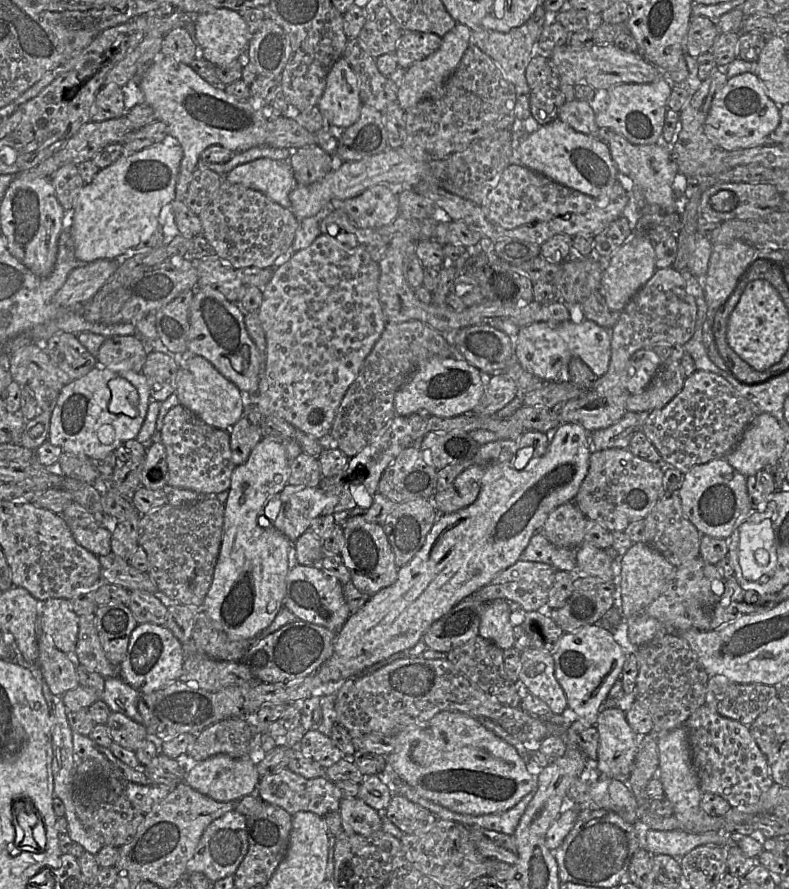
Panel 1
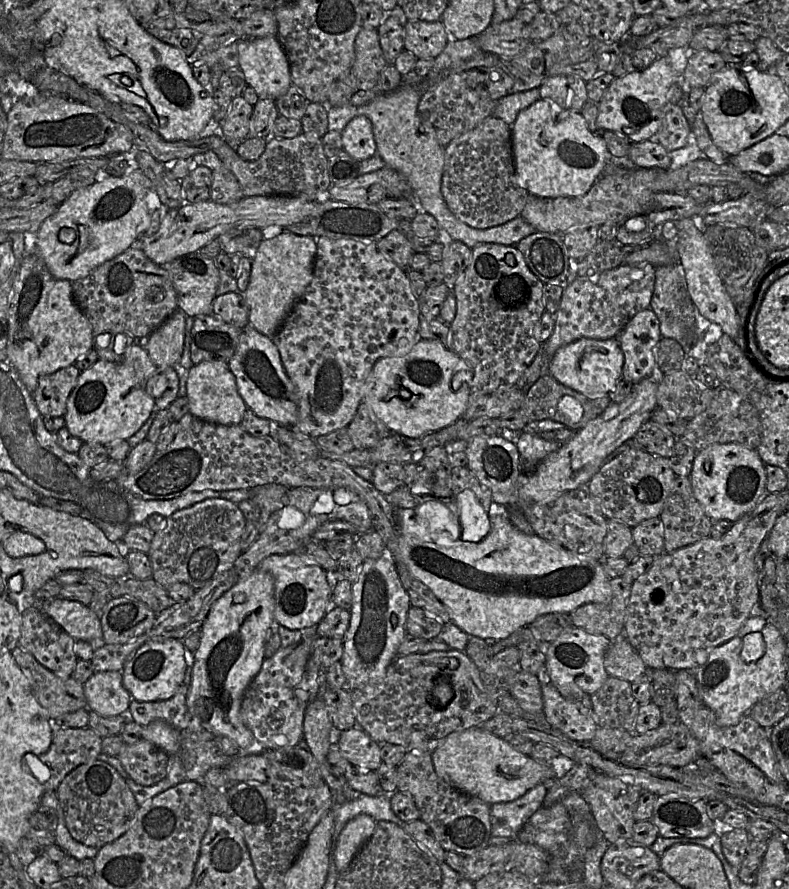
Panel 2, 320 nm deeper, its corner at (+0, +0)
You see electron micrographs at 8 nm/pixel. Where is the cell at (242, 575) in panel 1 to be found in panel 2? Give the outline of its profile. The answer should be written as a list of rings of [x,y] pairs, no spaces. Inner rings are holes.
[[[258,569],[238,579],[213,604],[200,629],[201,639],[195,652],[187,696],[187,707],[192,719],[188,729],[184,731],[197,733],[197,730],[205,729],[215,737],[230,738],[240,749],[248,748],[256,742],[253,733],[242,721],[241,704],[246,689],[261,669],[265,659],[267,634],[274,622],[274,578],[270,573]]]

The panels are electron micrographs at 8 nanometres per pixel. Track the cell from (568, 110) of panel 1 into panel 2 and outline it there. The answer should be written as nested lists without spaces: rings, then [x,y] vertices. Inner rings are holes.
[[[650,140],[633,143],[627,160],[641,169],[669,170],[671,165],[669,152],[658,142]]]

